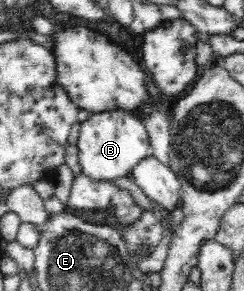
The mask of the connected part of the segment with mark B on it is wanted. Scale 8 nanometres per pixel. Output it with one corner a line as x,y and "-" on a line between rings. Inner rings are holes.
113,108
111,112
93,112
80,123
77,146
80,172
95,180
107,182
130,176
135,165
154,154
148,130
141,117
137,113
123,111
122,108

